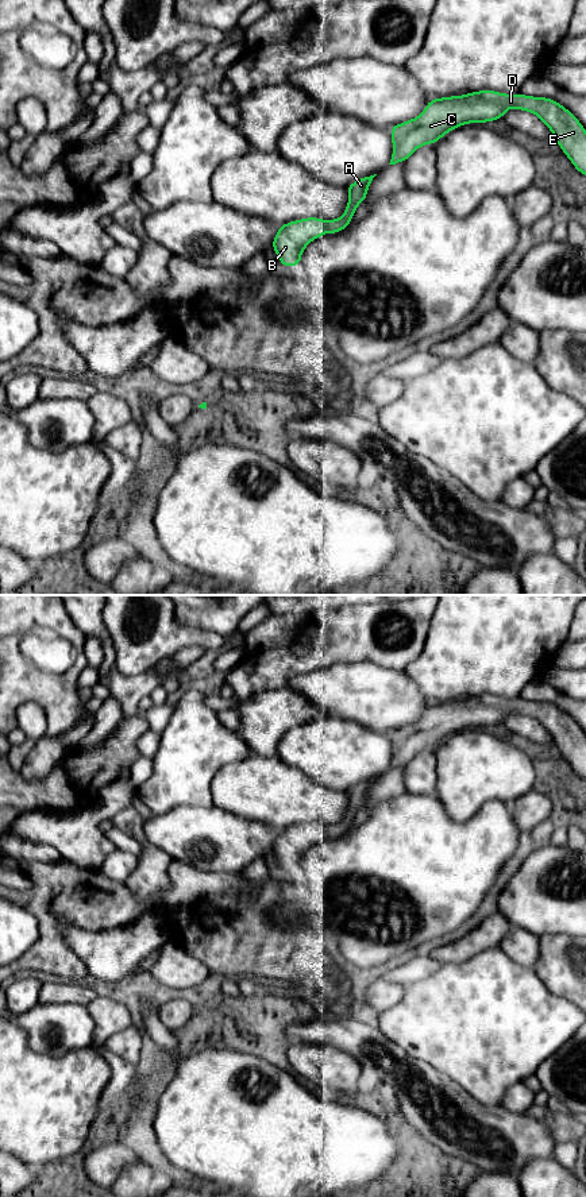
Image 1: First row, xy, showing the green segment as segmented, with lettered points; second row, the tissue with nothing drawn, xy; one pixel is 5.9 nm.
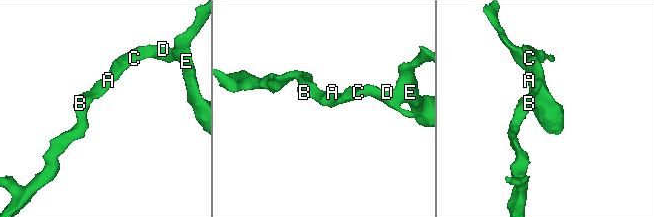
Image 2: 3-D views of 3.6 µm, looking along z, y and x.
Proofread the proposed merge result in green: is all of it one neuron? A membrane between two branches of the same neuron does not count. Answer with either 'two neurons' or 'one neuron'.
one neuron

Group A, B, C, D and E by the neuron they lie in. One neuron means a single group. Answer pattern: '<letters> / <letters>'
A B C D E

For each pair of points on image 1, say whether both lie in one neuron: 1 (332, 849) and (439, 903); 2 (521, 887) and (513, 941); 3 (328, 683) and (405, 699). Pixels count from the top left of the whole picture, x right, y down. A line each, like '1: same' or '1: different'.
1: same
2: different
3: same

